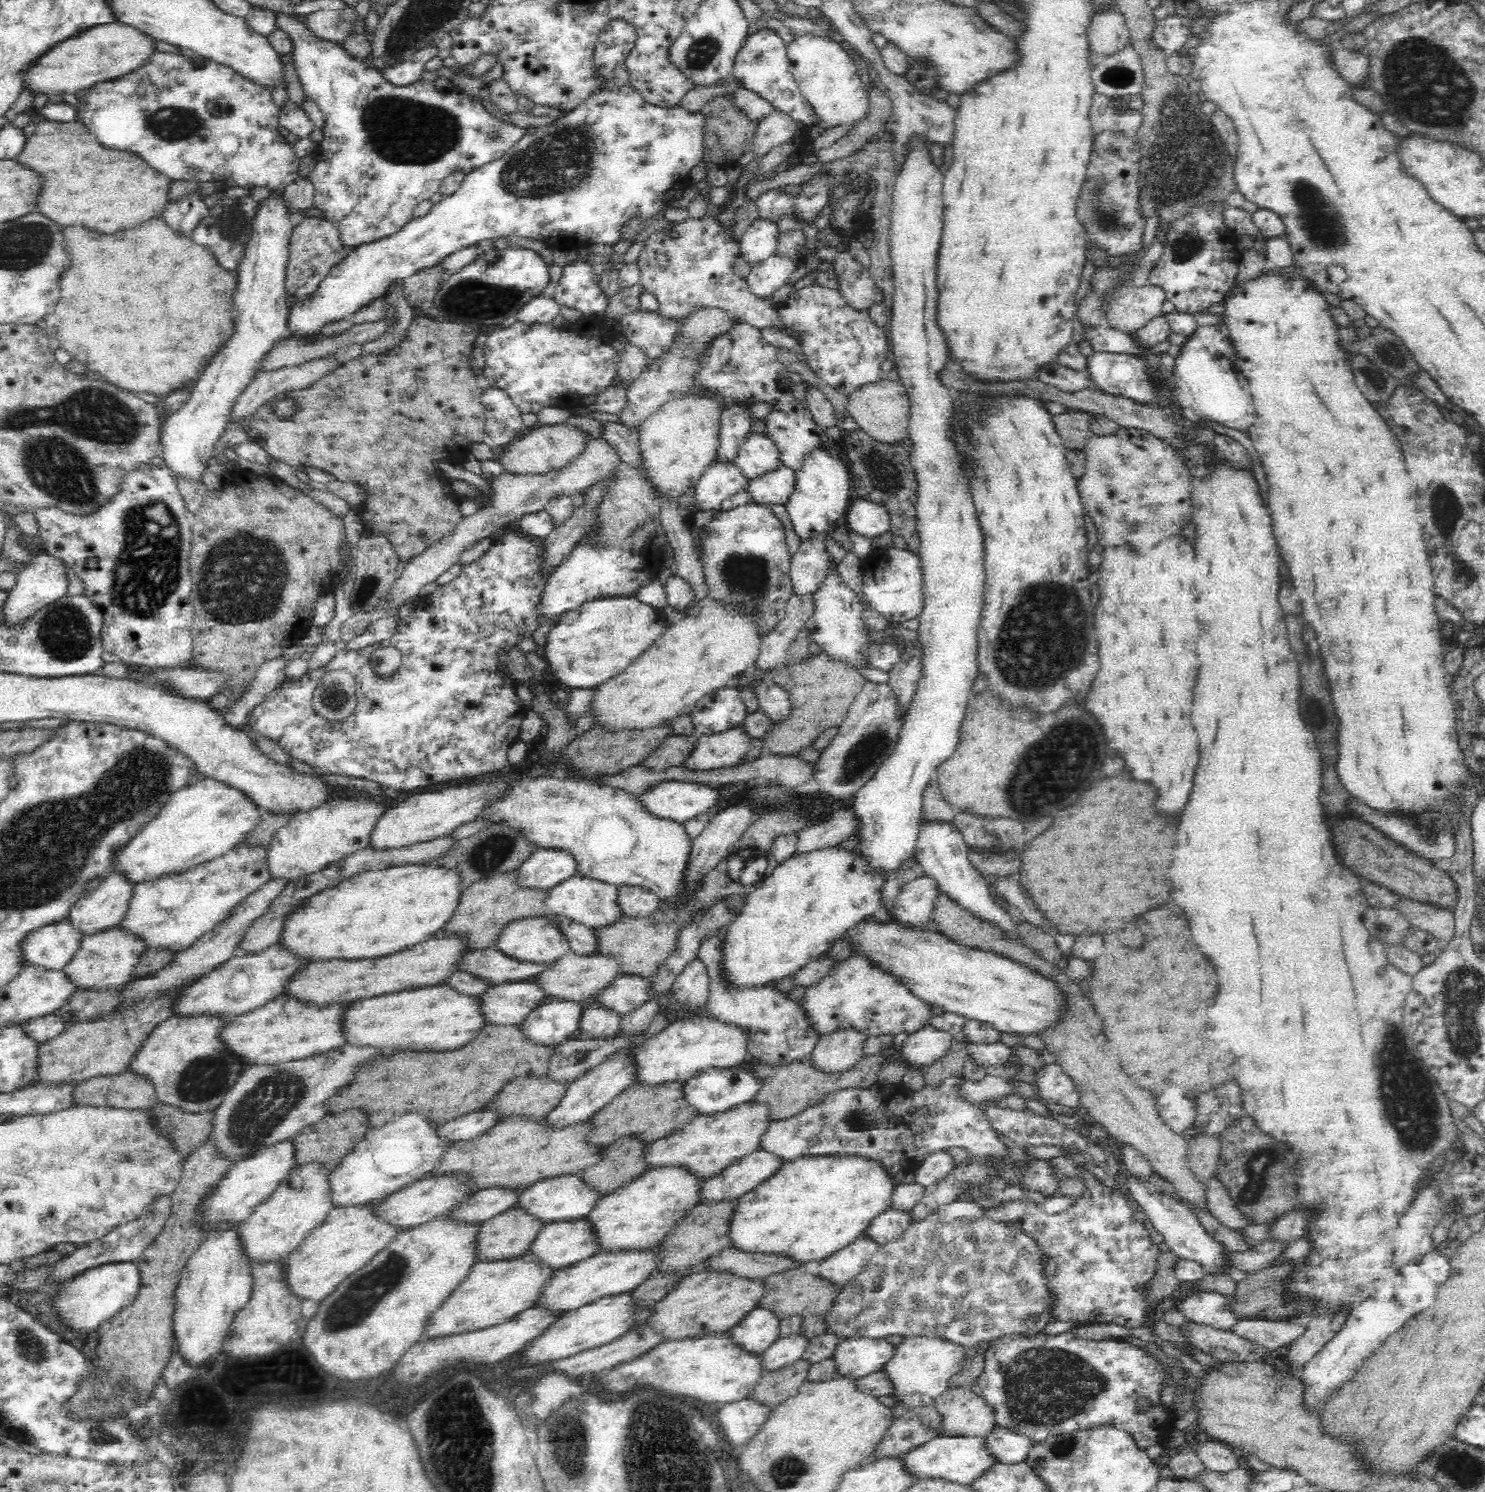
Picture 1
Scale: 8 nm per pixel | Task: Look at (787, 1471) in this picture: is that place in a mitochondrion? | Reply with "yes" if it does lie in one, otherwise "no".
yes

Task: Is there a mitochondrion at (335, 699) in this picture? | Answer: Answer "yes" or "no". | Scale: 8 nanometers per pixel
yes

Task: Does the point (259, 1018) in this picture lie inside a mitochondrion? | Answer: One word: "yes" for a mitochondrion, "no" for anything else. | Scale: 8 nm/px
no

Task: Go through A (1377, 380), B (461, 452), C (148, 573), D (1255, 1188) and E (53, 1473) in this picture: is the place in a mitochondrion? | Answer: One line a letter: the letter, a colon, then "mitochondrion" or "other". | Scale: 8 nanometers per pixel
A: mitochondrion
B: other
C: mitochondrion
D: mitochondrion
E: other

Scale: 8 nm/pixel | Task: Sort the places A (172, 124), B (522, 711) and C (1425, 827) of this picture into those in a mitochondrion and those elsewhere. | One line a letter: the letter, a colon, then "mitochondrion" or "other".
A: mitochondrion
B: other
C: mitochondrion

